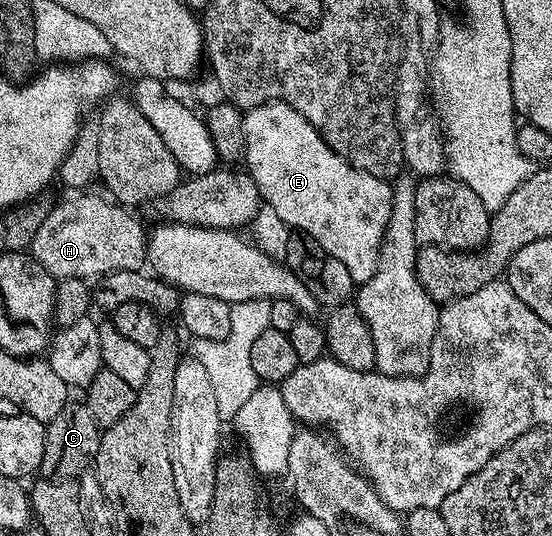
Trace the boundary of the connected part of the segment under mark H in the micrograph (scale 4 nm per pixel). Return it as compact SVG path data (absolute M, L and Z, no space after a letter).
M71 195L68 201L48 208L41 227L37 227L37 235L31 241L29 252L45 271L49 271L56 279L65 277L82 277L84 279L98 279L109 271L122 269L139 269L145 261L145 229L134 217L134 212L114 200L103 197L83 197L87 195Z

